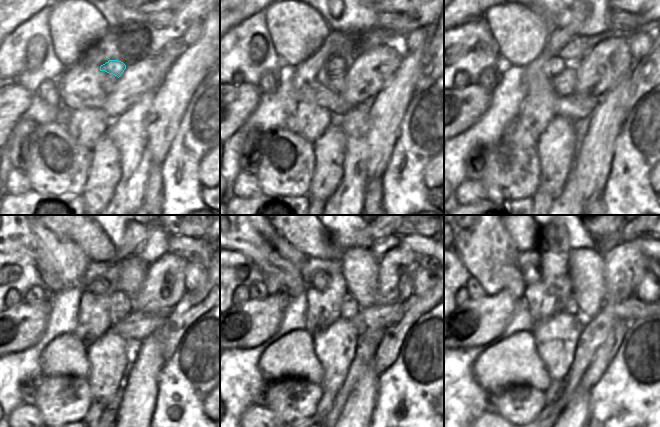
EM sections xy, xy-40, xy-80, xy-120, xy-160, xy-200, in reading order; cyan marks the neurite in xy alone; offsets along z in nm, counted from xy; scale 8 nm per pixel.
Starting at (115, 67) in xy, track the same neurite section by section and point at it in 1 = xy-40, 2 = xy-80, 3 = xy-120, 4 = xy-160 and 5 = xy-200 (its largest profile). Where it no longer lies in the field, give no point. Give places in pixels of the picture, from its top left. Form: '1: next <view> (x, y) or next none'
1: next xy-40 (334, 65)
2: next xy-80 (555, 65)
3: next xy-120 (92, 279)
4: next xy-160 (314, 272)
5: next xy-200 (528, 262)

